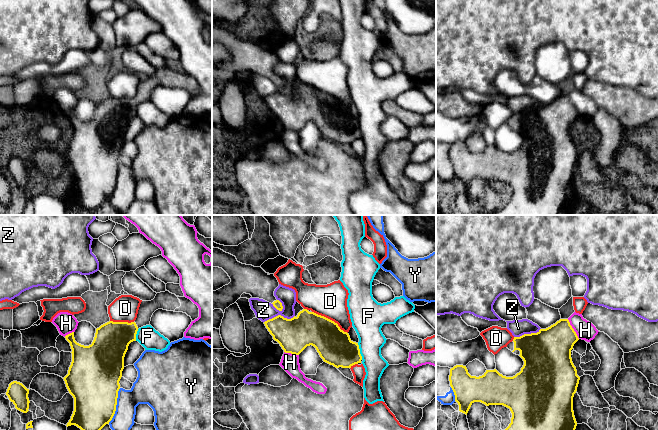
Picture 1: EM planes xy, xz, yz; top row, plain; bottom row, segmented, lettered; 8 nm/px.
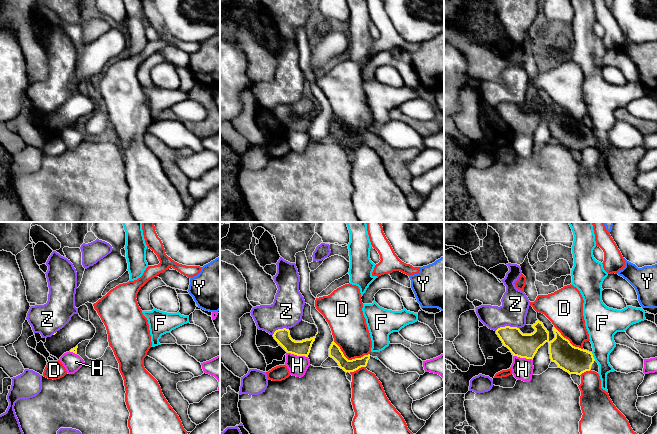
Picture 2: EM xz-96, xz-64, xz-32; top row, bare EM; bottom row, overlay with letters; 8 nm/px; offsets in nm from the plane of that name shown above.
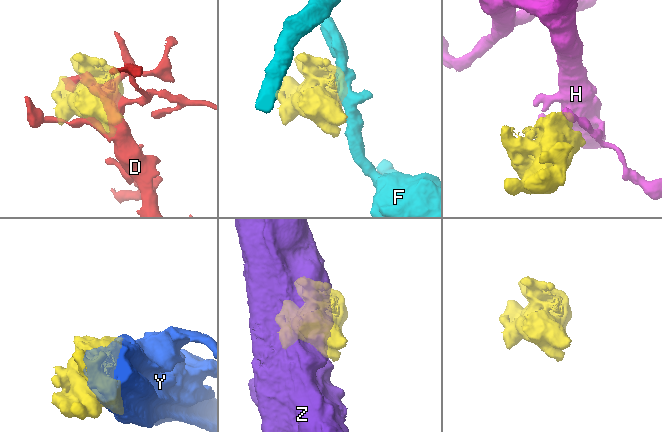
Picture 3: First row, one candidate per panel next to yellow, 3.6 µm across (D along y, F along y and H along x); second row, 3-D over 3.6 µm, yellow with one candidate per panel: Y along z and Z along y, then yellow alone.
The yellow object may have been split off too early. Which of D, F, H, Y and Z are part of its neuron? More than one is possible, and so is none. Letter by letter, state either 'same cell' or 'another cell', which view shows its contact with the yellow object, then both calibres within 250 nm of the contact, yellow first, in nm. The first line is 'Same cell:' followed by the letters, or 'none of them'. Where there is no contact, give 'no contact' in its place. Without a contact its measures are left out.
Same cell: none of them
D: another cell; meets yellow in xz; 280 nm thick on the yellow side, 260 nm on the other
F: another cell; meets yellow in xz; 280 nm thick on the yellow side, 240 nm on the other
H: another cell; meets yellow in yz; 340 nm thick on the yellow side, 150 nm on the other
Y: another cell; meets yellow in xy; 400 nm thick on the yellow side, 190 nm on the other
Z: another cell; meets yellow in xz; 280 nm thick on the yellow side, 150 nm on the other

